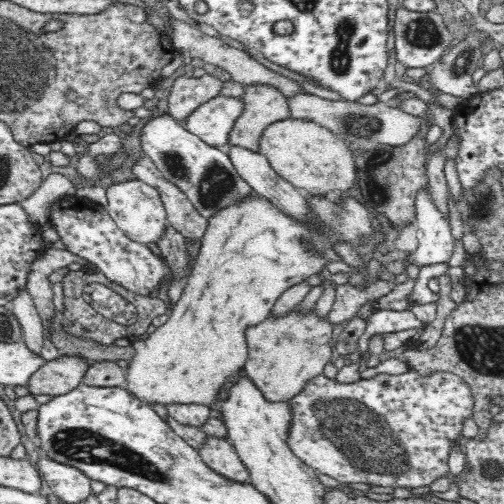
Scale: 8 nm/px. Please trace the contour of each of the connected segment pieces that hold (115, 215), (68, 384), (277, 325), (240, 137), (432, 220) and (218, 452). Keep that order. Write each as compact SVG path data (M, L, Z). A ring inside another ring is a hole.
M126 179L106 188L108 204L105 206L120 231L130 240L142 245L156 244L163 237L167 224L167 212L160 193L140 179Z
M62 354L46 361L31 377L27 388L30 394L68 394L83 382L88 370L88 358Z
M297 304L286 314L268 314L262 322L246 328L248 358L244 373L263 392L266 400L286 402L298 394L306 382L324 372L332 356L334 324L329 314L320 316L315 306L302 311Z
M251 85L245 88L242 114L238 116L229 137L229 146L259 152L264 129L273 122L290 118L283 92L270 85Z
M429 185L418 188L415 196L415 214L414 223L418 226L417 239L419 245L413 252L413 262L418 266L426 266L426 264L438 264L438 262L450 262L450 257L455 251L455 241L450 232L450 223L448 216L444 216L436 207L429 191Z
M206 434L202 446L197 449L203 461L222 476L240 483L250 483L249 470L240 460L234 446L226 436Z

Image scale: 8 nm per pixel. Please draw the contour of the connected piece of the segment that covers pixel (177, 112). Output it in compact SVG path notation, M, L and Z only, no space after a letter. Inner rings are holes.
M207 73L200 78L195 78L191 74L182 75L174 80L170 90L168 112L183 124L192 110L218 96L222 86L222 80Z

